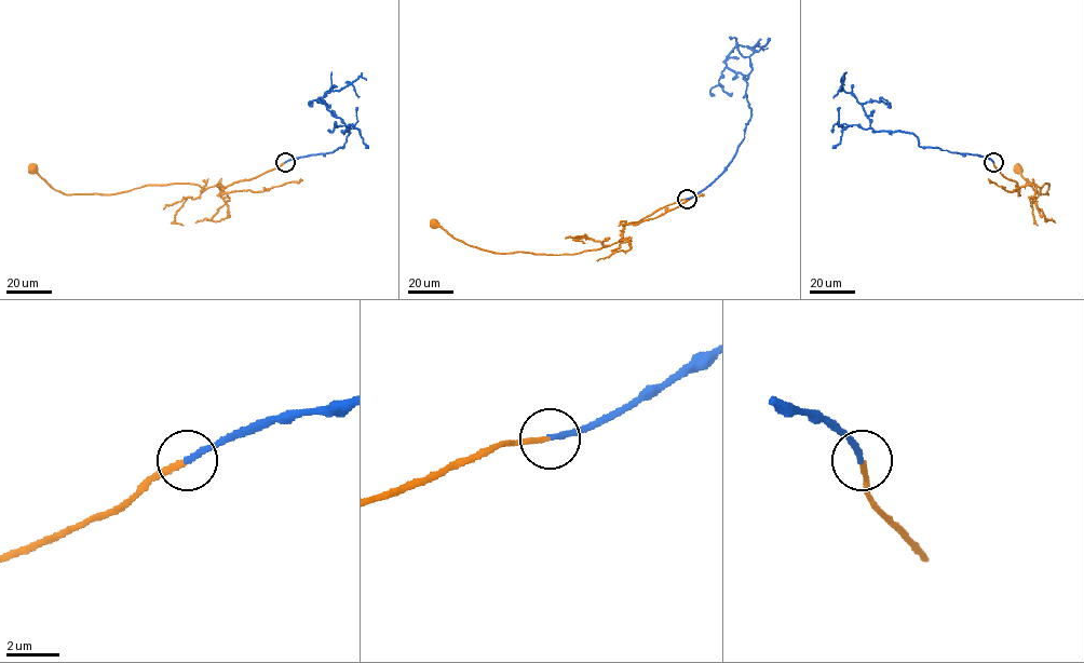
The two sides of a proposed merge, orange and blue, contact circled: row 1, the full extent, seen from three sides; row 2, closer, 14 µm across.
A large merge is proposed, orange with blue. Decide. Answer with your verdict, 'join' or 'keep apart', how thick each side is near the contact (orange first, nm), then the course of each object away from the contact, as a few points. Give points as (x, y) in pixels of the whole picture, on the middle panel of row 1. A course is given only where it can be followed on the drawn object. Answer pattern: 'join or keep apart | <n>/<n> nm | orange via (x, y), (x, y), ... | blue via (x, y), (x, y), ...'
join | 200/220 nm | orange via (687, 199), (625, 225), (617, 242), (572, 254), (493, 253), (455, 239), (434, 222) | blue via (687, 199), (723, 172), (750, 118), (748, 77), (730, 69), (723, 61), (739, 44), (768, 48)

